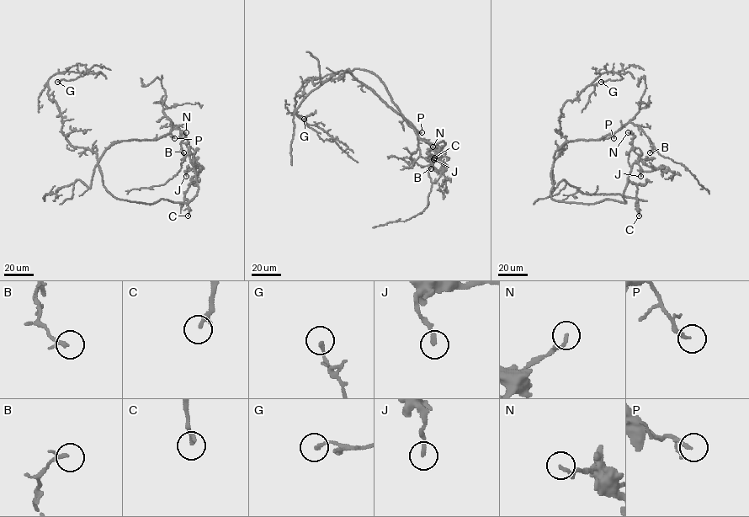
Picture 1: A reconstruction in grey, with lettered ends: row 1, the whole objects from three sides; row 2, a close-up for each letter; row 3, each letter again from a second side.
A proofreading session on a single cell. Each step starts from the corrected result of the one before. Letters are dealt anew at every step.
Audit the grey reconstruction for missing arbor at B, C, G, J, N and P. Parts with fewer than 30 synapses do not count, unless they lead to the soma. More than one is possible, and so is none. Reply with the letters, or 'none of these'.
none of these

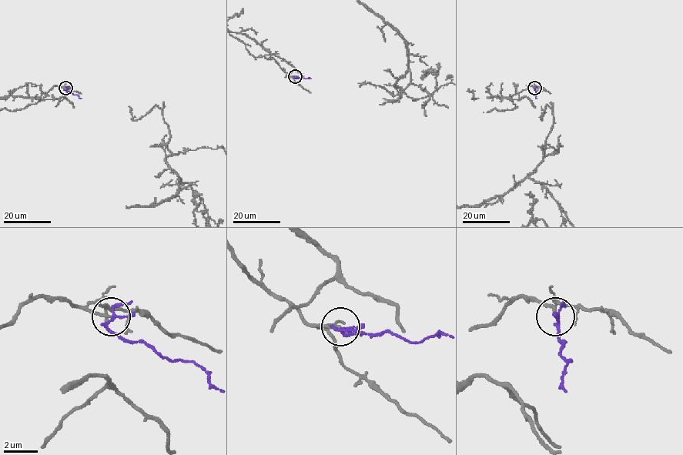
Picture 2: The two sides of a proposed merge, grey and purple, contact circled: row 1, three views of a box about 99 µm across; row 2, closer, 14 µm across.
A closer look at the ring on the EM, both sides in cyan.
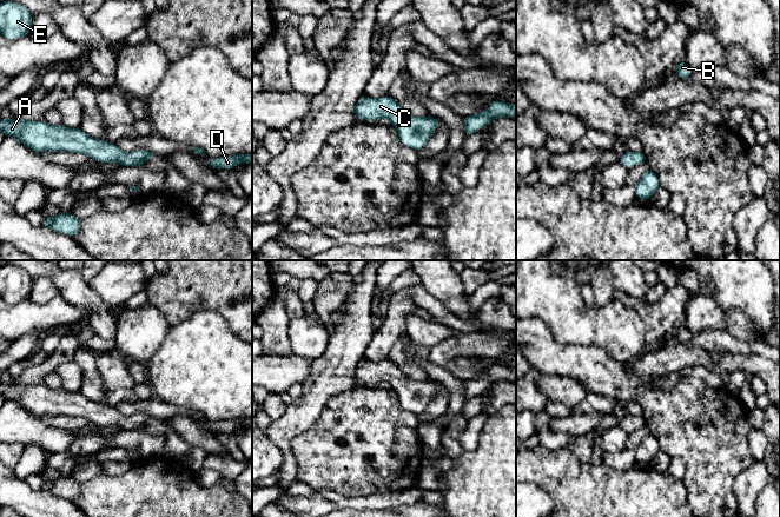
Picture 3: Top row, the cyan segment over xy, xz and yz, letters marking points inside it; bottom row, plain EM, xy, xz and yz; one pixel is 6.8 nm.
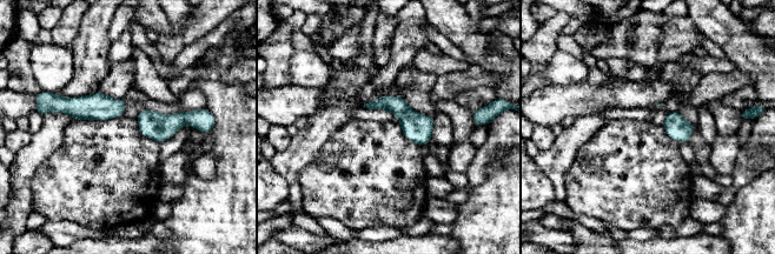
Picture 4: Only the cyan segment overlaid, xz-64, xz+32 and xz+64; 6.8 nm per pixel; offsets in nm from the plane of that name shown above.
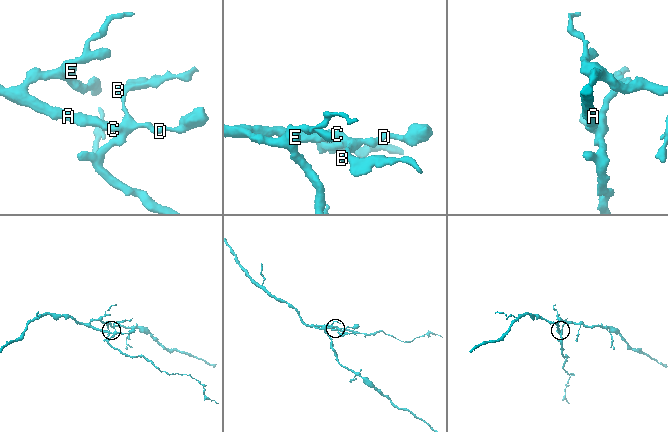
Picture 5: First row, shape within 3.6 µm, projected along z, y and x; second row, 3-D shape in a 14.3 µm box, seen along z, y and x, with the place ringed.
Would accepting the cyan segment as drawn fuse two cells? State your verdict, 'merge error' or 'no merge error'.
no merge error

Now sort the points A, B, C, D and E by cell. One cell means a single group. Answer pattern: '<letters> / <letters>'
A B C D E

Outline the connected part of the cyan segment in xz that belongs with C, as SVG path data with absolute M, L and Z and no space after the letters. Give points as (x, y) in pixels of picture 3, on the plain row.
M366 359L359 360L353 378L363 384L388 382L396 392L399 404L418 416L427 409L441 386L431 379L416 380L405 376L390 359L376 364Z

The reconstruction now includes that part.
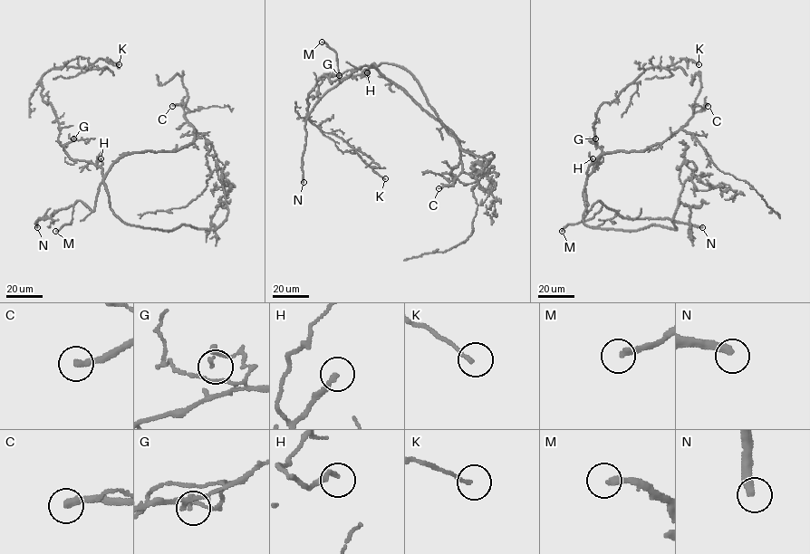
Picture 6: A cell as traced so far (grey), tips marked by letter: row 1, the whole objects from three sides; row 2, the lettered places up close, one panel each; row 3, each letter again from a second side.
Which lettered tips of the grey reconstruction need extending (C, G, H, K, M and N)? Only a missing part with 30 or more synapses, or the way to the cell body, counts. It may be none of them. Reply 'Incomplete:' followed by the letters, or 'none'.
Incomplete: H, M, N

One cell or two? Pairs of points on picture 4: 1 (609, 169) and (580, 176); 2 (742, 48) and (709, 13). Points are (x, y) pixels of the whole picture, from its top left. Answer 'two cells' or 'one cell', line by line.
1: one cell
2: one cell

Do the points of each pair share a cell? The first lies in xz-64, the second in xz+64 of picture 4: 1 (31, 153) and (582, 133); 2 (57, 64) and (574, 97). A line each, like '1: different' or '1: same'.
1: same
2: different

